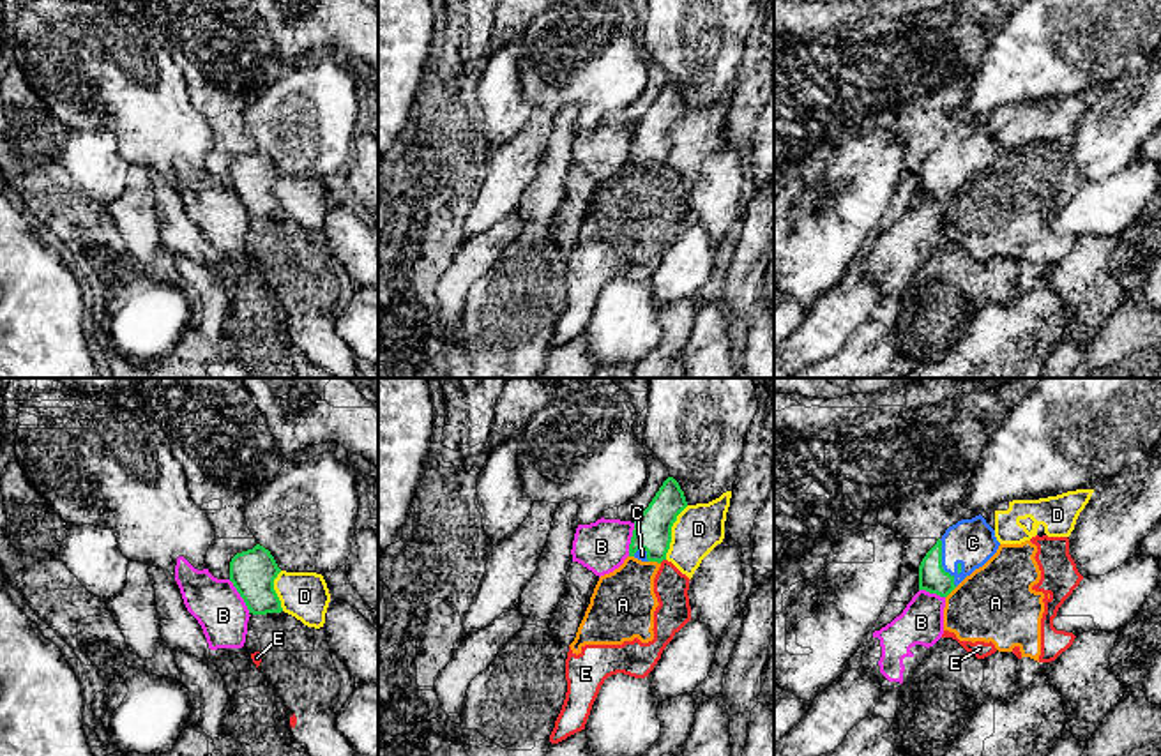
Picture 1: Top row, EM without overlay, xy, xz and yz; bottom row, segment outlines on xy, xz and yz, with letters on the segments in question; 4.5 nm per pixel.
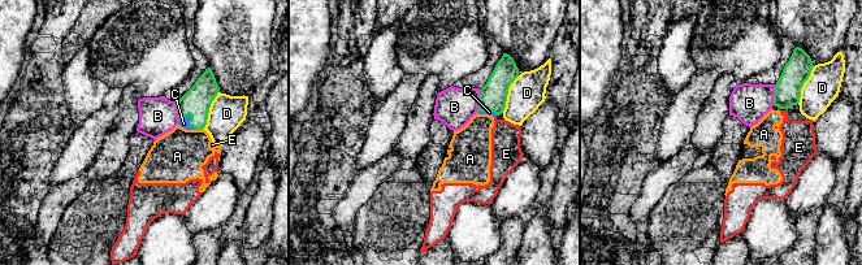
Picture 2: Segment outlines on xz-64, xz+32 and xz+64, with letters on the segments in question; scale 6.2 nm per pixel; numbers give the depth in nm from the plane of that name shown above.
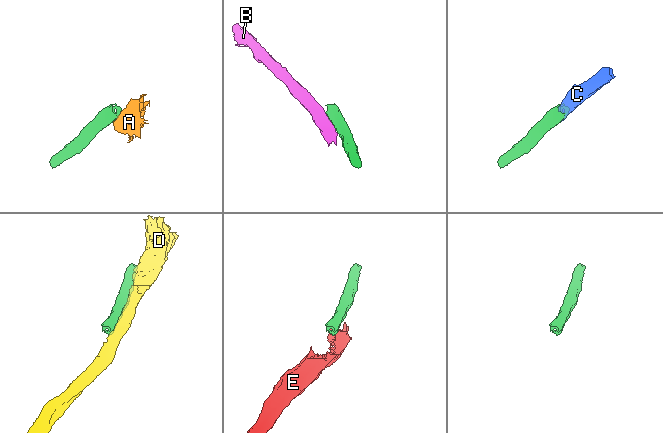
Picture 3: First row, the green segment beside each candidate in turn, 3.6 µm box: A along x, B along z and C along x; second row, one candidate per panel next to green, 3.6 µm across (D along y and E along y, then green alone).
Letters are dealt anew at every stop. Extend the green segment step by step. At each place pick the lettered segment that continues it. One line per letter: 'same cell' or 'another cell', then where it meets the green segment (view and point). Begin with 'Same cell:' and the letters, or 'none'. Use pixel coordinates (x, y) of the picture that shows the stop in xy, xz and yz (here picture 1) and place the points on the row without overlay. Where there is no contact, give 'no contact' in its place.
Same cell: C
A: another cell; contact xz (654, 165)
B: another cell; contact xy (241, 200)
C: same cell; contact yz (940, 166)
D: another cell; contact xz (670, 136)
E: another cell; contact xz (661, 165)

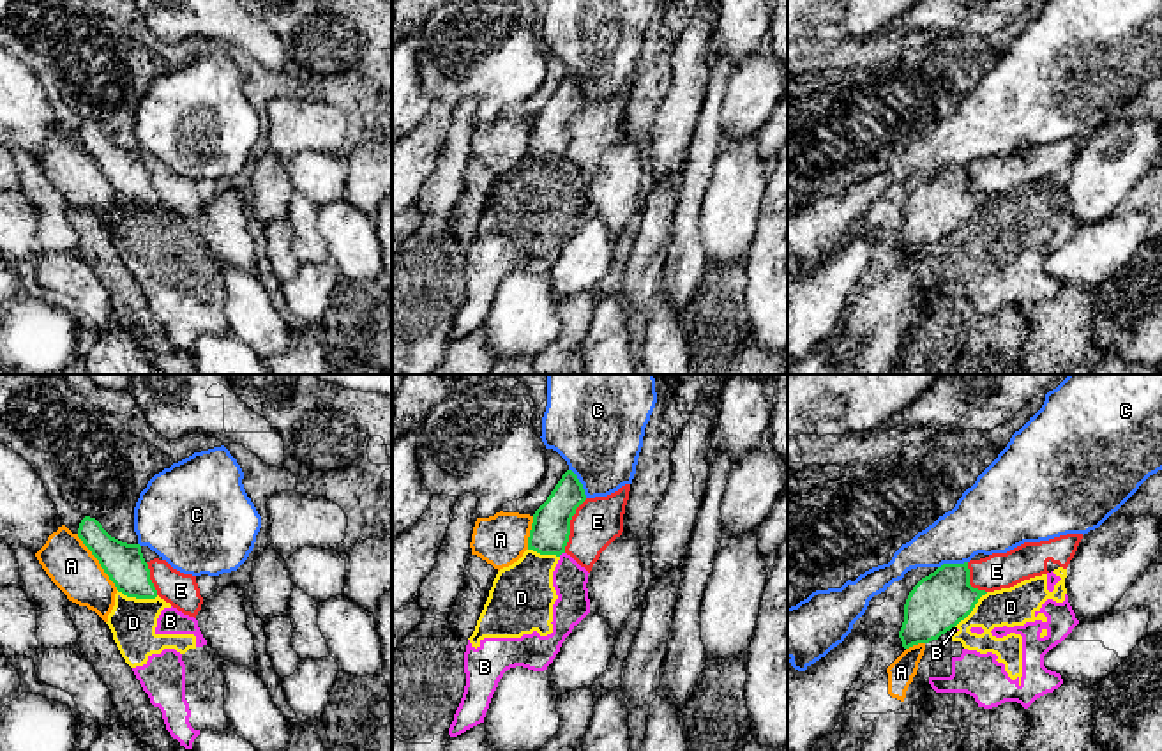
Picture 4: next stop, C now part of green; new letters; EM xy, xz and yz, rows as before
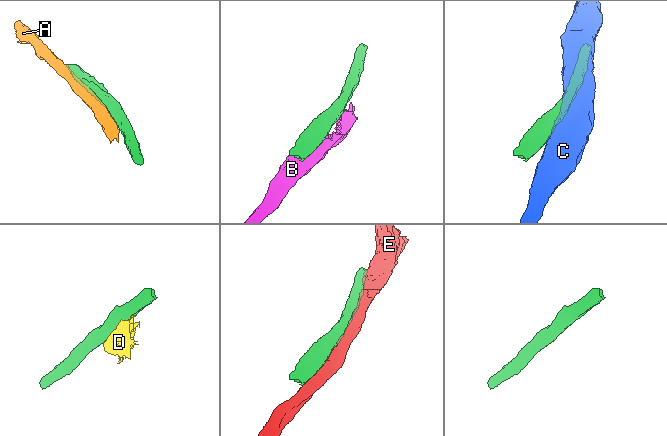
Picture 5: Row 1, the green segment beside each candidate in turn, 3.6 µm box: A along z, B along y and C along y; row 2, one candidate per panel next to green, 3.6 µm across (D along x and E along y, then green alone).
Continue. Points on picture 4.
Same cell: none
A: another cell; contact xy (99, 166)
B: another cell; contact xz (560, 158)
C: another cell; contact xz (580, 87)
D: another cell; contact xy (138, 202)
E: another cell; contact xz (569, 129)

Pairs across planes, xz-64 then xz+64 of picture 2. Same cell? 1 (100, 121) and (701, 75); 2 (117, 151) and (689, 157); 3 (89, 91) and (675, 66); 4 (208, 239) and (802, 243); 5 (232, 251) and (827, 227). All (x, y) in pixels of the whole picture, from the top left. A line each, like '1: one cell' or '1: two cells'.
1: one cell
2: two cells
3: one cell
4: one cell
5: one cell

